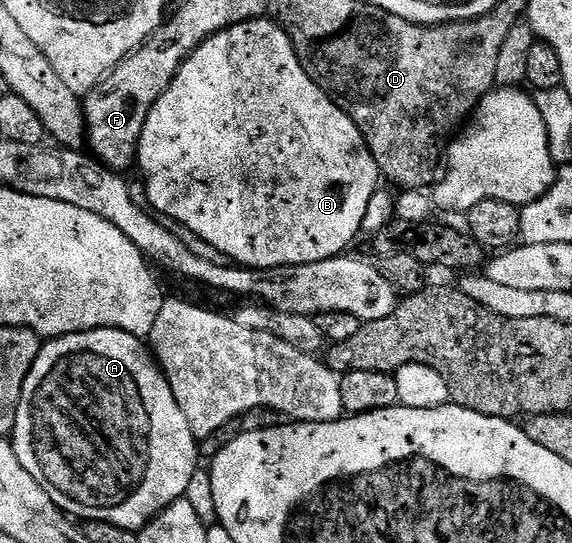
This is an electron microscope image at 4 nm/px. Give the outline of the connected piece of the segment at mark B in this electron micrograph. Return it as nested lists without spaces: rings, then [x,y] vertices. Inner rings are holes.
[[[267,17],[255,18],[218,32],[193,50],[189,58],[178,68],[170,88],[166,88],[166,92],[158,96],[154,108],[150,108],[146,116],[146,124],[142,128],[138,147],[138,170],[139,166],[144,173],[144,190],[148,193],[149,202],[147,205],[157,215],[165,214],[173,217],[174,220],[190,228],[195,236],[201,237],[206,244],[210,244],[217,255],[225,254],[220,256],[231,260],[235,265],[254,270],[314,264],[343,255],[347,251],[344,249],[356,237],[361,237],[366,208],[370,208],[370,200],[378,193],[376,181],[381,181],[382,178],[374,156],[362,132],[358,132],[354,120],[350,120],[350,116],[342,112],[340,105],[332,101],[322,88],[318,88],[318,84],[314,84],[310,76],[306,76],[294,52],[294,44],[290,36],[286,36],[284,29]]]

